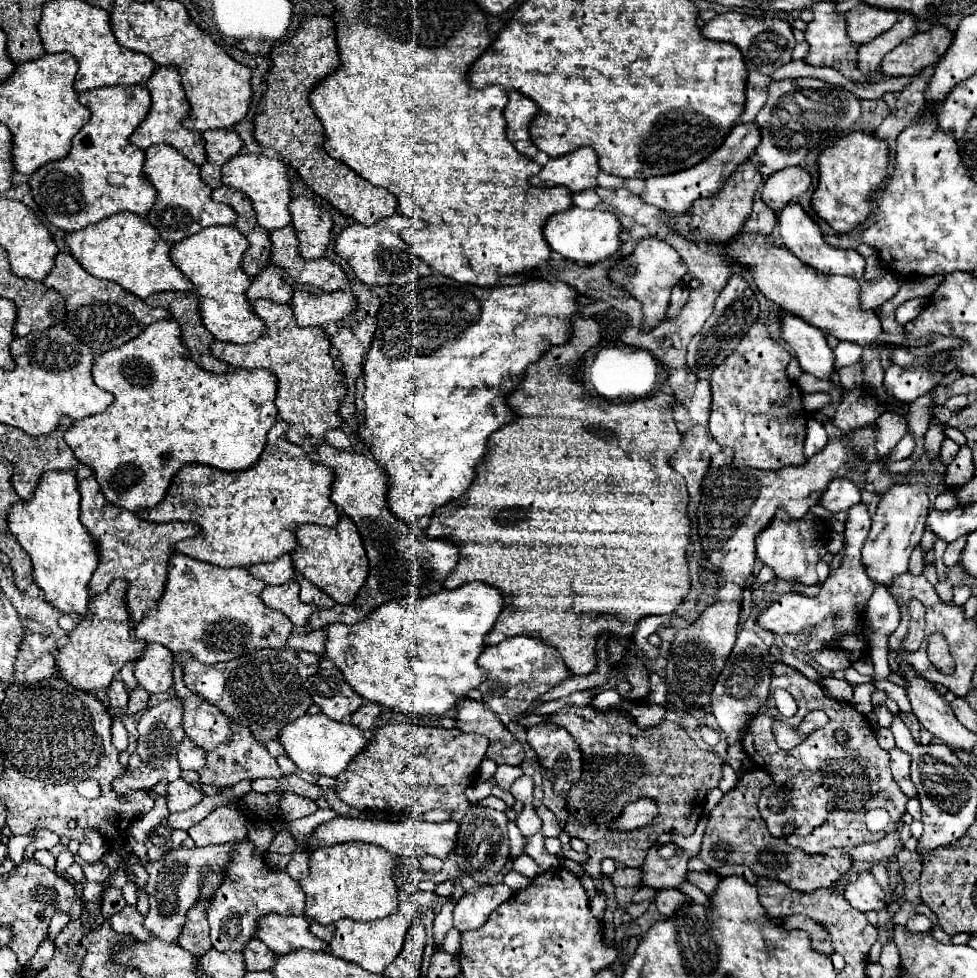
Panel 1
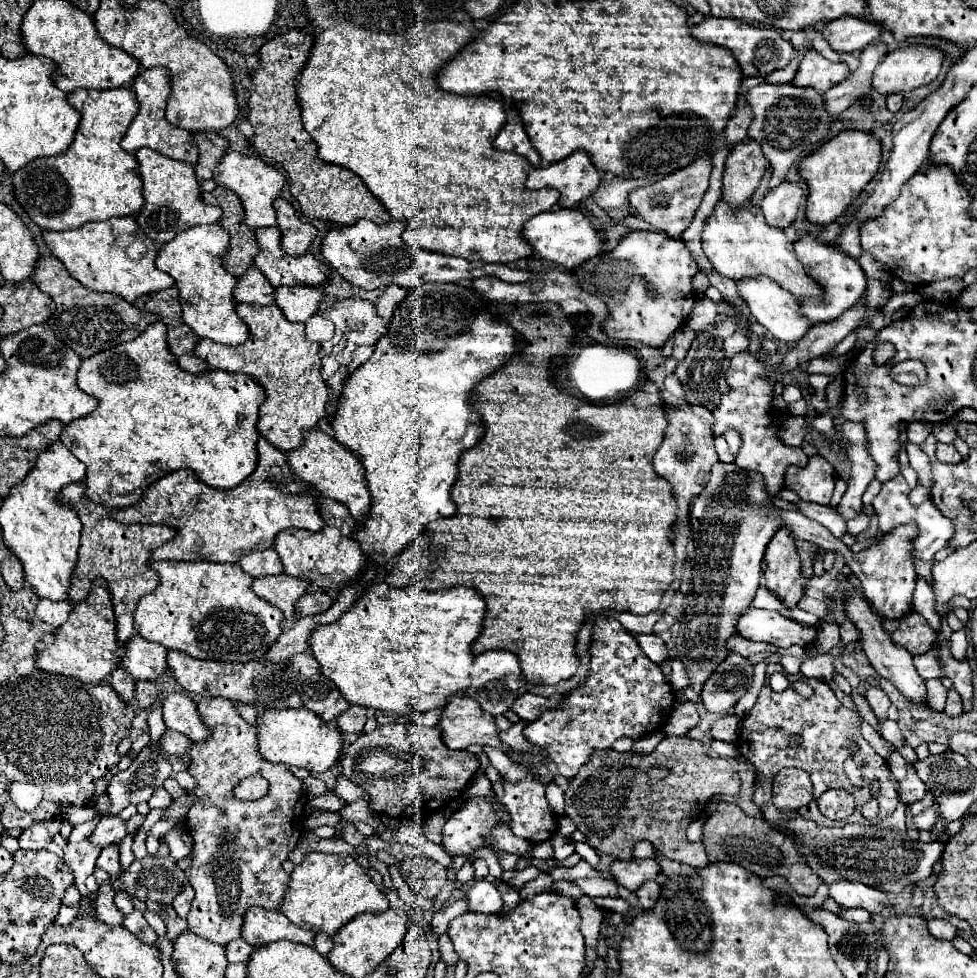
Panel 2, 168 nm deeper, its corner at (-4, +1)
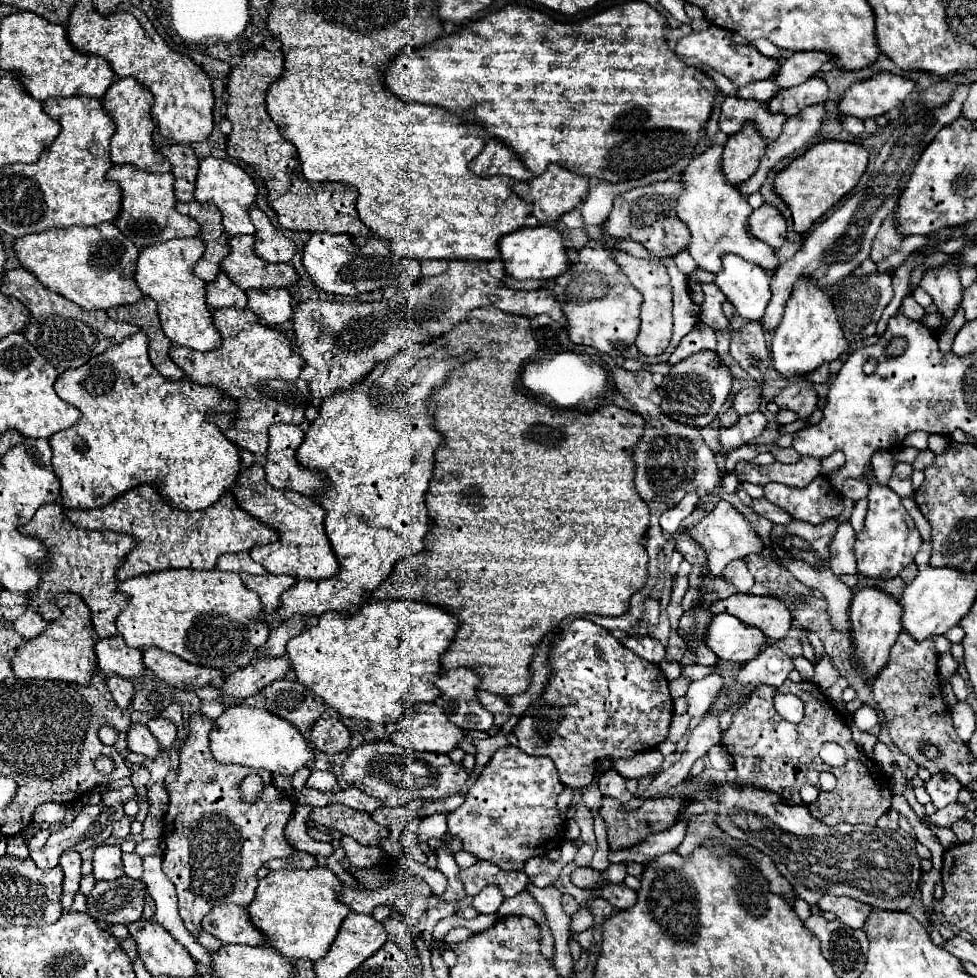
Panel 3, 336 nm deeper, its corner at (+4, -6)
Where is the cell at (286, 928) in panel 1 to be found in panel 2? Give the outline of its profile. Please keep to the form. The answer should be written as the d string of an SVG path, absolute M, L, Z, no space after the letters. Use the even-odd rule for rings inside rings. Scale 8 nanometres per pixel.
M249 907L249 911L245 913L245 923L241 927L241 939L251 943L253 947L261 947L281 939L311 945L315 935L297 927L295 923L289 923L289 919L285 919L285 915L281 915L279 911Z

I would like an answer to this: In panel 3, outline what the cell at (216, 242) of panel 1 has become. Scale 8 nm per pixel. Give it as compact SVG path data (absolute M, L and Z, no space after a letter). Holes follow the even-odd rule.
M199 236L175 238L147 246L139 254L135 280L141 292L157 302L159 320L165 336L179 346L207 352L221 346L221 334L213 324L213 316L205 300L207 284L193 274L193 266L197 264L203 252L205 252L205 244Z

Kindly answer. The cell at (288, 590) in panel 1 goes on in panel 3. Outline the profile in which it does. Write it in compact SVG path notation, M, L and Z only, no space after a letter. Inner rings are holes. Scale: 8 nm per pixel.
M241 574L241 580L249 590L259 594L265 614L277 612L281 608L281 594L289 590L293 582L297 582L291 576L273 576L273 574L263 574L263 576Z

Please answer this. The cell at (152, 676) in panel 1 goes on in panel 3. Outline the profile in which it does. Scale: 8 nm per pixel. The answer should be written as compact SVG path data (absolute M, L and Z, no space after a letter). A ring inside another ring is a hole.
M121 634L95 642L95 654L99 668L107 674L135 678L145 672L143 652L139 648L129 648Z

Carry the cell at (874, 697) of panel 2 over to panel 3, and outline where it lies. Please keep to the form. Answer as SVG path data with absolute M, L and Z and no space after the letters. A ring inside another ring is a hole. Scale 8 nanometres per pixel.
M877 740L877 744L875 744L875 748L873 748L873 752L875 752L875 760L881 764L881 768L883 768L883 772L885 774L891 774L893 770L891 770L891 762L893 762L893 756L891 756L891 750L887 748L887 744L883 744L881 740Z

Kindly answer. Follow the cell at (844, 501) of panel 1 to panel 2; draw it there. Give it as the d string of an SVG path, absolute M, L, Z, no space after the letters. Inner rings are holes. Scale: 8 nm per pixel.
M799 501L799 503L797 503L797 509L799 509L805 517L809 517L809 519L821 523L821 525L825 525L837 539L843 537L843 533L845 533L845 521L843 521L839 509L833 509L833 507L829 507L829 505L807 503L807 501Z

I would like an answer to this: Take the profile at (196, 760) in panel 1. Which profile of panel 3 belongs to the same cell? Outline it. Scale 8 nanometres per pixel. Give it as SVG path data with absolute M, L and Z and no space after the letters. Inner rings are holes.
M133 724L127 732L127 742L129 742L129 750L145 754L149 758L155 758L163 752L161 744L153 734L149 734L149 728L145 724Z

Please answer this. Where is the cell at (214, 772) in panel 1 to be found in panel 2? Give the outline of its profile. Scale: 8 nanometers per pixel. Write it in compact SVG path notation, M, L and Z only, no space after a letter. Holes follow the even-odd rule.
M207 697L197 703L197 711L203 719L203 723L209 727L211 735L209 739L201 743L193 743L189 747L189 773L195 777L197 787L193 791L187 791L187 795L195 795L197 801L189 809L185 817L185 827L189 835L193 837L193 851L191 861L193 865L185 871L187 881L195 889L195 899L191 903L191 911L187 915L189 931L211 941L217 945L227 945L229 941L237 939L241 935L243 915L247 907L261 905L265 909L277 909L281 905L281 899L287 889L289 875L281 869L281 863L287 859L287 853L297 845L297 841L303 835L303 785L301 781L289 771L285 765L273 765L261 755L257 755L257 737L255 727L241 719L241 715L235 711L229 699L221 697ZM249 775L261 775L269 781L268 794L255 801L241 801L233 799L233 789L237 783Z

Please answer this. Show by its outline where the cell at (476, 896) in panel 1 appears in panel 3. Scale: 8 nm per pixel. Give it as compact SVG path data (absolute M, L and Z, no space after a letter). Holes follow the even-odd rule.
M487 886L487 888L483 888L477 896L473 896L471 906L473 906L479 914L495 914L503 900L505 900L505 896L501 894L501 890L499 890L497 886Z

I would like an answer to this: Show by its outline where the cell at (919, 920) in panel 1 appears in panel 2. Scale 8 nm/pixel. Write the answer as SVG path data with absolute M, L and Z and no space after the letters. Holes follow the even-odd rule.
M929 919L929 933L943 941L953 941L957 937L957 927L947 919Z

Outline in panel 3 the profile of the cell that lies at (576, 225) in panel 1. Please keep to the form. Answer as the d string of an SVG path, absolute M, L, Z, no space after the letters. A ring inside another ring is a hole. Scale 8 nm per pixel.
M535 226L535 228L523 228L517 232L511 232L509 236L503 236L499 240L501 260L507 268L507 274L515 280L553 280L561 274L565 274L571 266L567 256L567 246L563 244L563 236L553 226Z

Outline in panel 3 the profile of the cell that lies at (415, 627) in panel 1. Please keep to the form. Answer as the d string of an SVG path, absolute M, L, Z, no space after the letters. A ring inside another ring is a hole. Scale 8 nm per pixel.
M371 600L355 614L325 612L315 626L305 628L299 636L287 642L287 656L297 674L315 696L327 706L335 708L343 718L367 720L367 722L399 722L403 714L421 702L433 702L439 698L435 680L441 670L441 656L451 646L459 628L459 620L441 606L421 604L413 600Z

